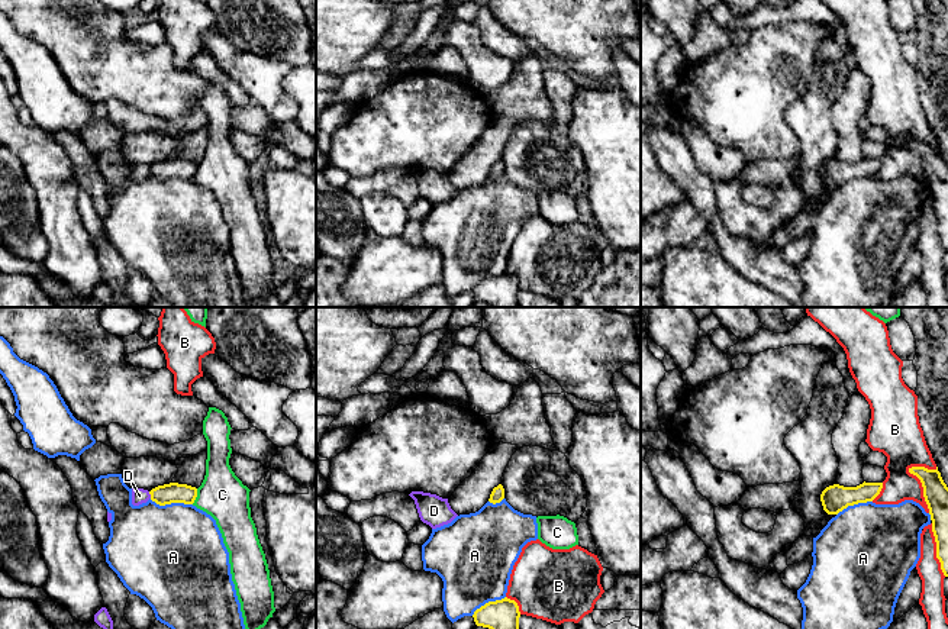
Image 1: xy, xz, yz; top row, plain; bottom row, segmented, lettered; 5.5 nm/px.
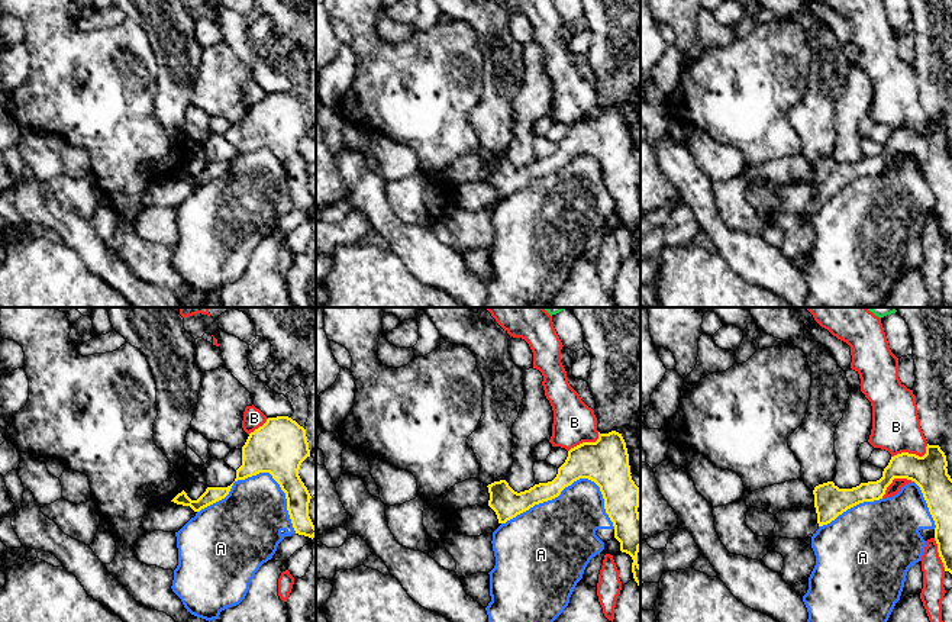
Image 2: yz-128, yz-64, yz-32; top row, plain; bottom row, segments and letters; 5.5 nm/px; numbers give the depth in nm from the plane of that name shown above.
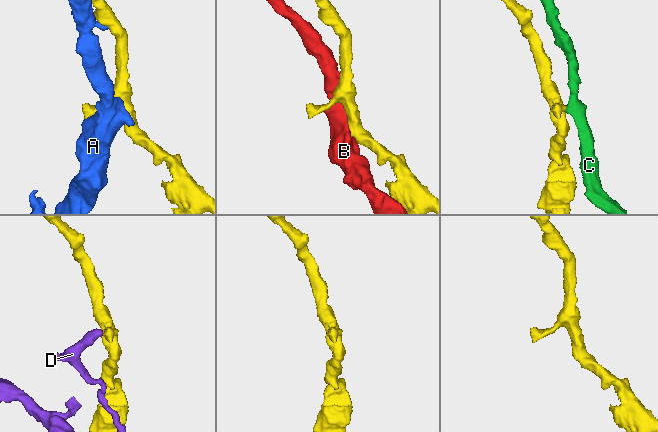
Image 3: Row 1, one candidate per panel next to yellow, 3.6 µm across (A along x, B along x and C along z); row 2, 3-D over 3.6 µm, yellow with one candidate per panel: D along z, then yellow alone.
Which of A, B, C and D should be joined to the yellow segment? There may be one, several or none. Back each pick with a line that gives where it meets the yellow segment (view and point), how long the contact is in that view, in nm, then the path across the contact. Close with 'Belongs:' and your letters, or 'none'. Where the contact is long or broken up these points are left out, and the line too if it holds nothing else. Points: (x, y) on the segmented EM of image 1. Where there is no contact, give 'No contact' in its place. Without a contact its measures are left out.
Belongs: none

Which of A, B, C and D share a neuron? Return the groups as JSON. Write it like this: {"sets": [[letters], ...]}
{"sets": [["A"], ["B"], ["C"], ["D"]]}

